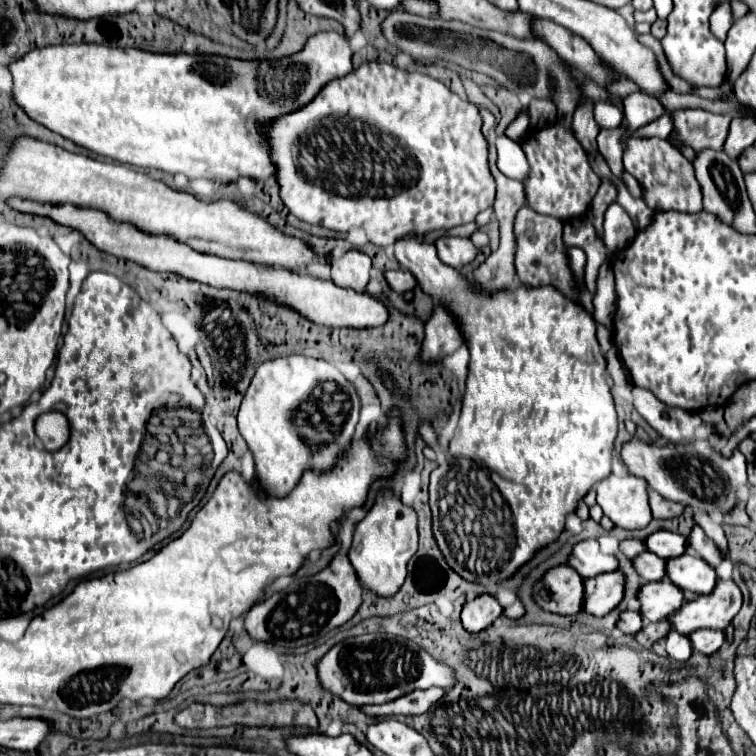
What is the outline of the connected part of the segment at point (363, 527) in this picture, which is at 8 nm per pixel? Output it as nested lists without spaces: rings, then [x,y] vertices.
[[[392,489],[378,491],[372,509],[356,525],[354,541],[350,547],[350,561],[364,585],[382,597],[394,595],[406,579],[406,563],[418,549],[418,515],[414,507],[404,505]]]

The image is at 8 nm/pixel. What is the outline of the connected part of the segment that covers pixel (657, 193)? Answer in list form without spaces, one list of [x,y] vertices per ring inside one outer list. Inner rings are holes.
[[[628,139],[628,147],[624,151],[624,169],[632,173],[640,187],[642,199],[652,211],[684,211],[698,213],[702,209],[702,191],[694,177],[692,163],[666,139]]]

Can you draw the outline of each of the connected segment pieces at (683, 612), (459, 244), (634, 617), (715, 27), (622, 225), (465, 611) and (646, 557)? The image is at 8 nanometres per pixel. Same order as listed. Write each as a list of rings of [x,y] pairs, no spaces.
[[[718,579],[712,593],[698,595],[672,615],[672,627],[684,635],[696,629],[726,629],[740,605],[742,593],[734,579]]]
[[[442,237],[436,241],[438,257],[442,263],[454,269],[462,269],[464,265],[472,263],[478,255],[478,249],[470,239],[464,237]]]
[[[624,611],[620,613],[620,619],[616,621],[616,629],[630,633],[630,635],[640,631],[640,627],[642,627],[642,617],[638,611]]]
[[[724,3],[714,11],[714,17],[710,17],[710,31],[712,35],[716,35],[716,39],[724,41],[726,33],[732,25],[732,15],[730,15],[730,5]]]
[[[610,203],[610,207],[604,213],[604,243],[606,247],[614,253],[620,251],[624,247],[628,247],[628,243],[632,243],[636,235],[634,223],[630,219],[630,215],[618,205],[618,203]]]
[[[478,595],[472,601],[466,601],[462,607],[462,625],[470,633],[478,633],[492,625],[492,621],[502,613],[502,607],[494,595]]]
[[[644,551],[640,555],[636,555],[632,559],[634,569],[638,571],[638,575],[648,583],[648,581],[660,581],[666,573],[664,573],[664,559],[660,559],[658,555]]]

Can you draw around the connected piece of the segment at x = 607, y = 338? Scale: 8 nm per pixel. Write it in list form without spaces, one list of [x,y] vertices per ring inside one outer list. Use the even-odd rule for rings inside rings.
[[[596,320],[595,323],[596,336],[600,345],[600,352],[604,355],[612,348],[613,342],[608,329],[603,325],[600,325]]]

